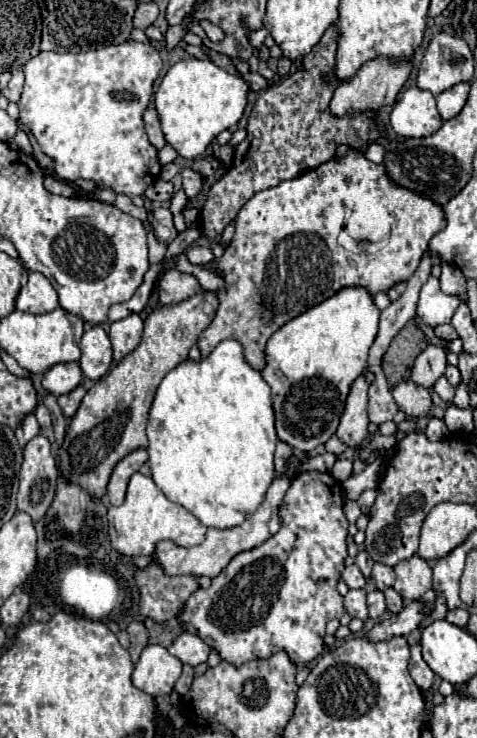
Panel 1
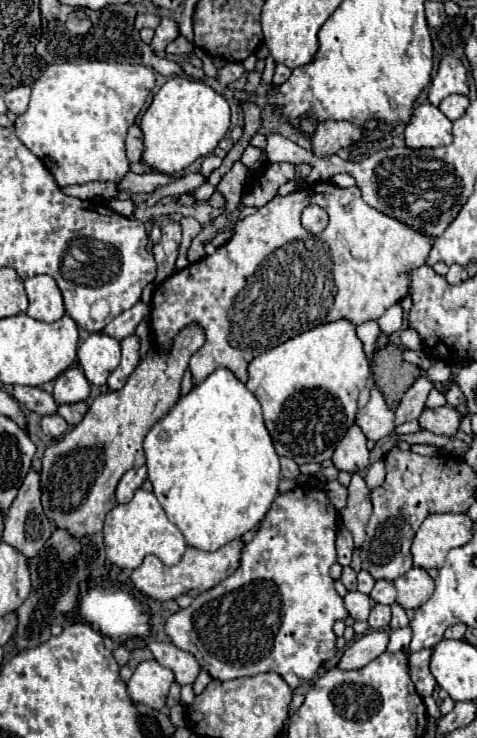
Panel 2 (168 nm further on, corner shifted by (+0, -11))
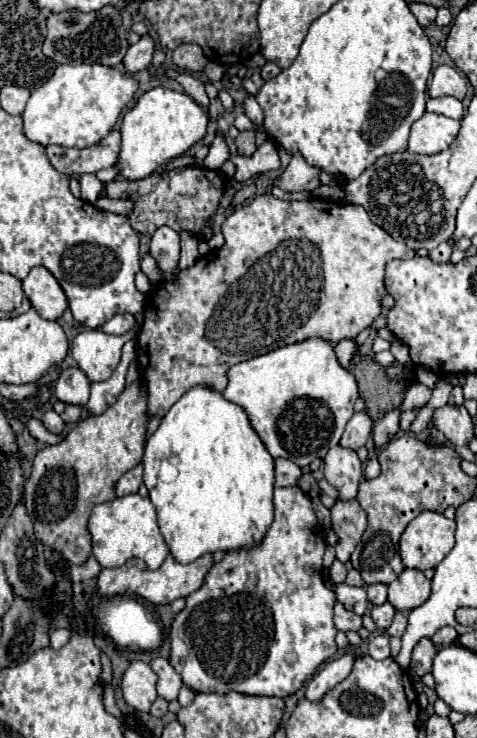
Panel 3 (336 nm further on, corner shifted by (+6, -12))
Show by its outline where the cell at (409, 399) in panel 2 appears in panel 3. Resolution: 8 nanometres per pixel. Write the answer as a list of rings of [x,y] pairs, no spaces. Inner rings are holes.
[[[391,410],[379,422],[375,422],[375,426],[373,426],[375,448],[381,448],[381,446],[389,444],[389,440],[399,432],[399,416],[401,416],[399,410]]]

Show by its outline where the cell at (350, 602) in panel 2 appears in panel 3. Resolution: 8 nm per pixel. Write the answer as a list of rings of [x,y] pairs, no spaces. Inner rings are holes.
[[[339,584],[335,594],[337,594],[337,600],[347,610],[353,610],[359,616],[365,614],[365,610],[367,610],[367,592],[365,592],[365,588],[353,588],[353,586],[347,586],[347,584]]]

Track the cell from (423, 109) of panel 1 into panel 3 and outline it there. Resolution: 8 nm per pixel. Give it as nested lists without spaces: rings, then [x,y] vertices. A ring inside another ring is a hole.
[[[425,112],[411,126],[409,152],[425,154],[425,156],[443,152],[455,140],[459,128],[461,128],[461,122],[459,120]]]

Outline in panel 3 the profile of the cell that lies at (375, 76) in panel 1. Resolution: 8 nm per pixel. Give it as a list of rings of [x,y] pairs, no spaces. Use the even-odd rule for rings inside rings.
[[[293,156],[289,166],[281,170],[281,174],[273,180],[273,184],[277,188],[281,188],[283,192],[309,192],[315,190],[319,186],[319,168],[309,166],[301,156]]]

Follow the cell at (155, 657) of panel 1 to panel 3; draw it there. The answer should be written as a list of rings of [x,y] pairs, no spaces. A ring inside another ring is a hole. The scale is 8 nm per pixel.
[[[131,662],[121,678],[121,692],[129,706],[149,712],[157,698],[157,674],[145,662]]]

